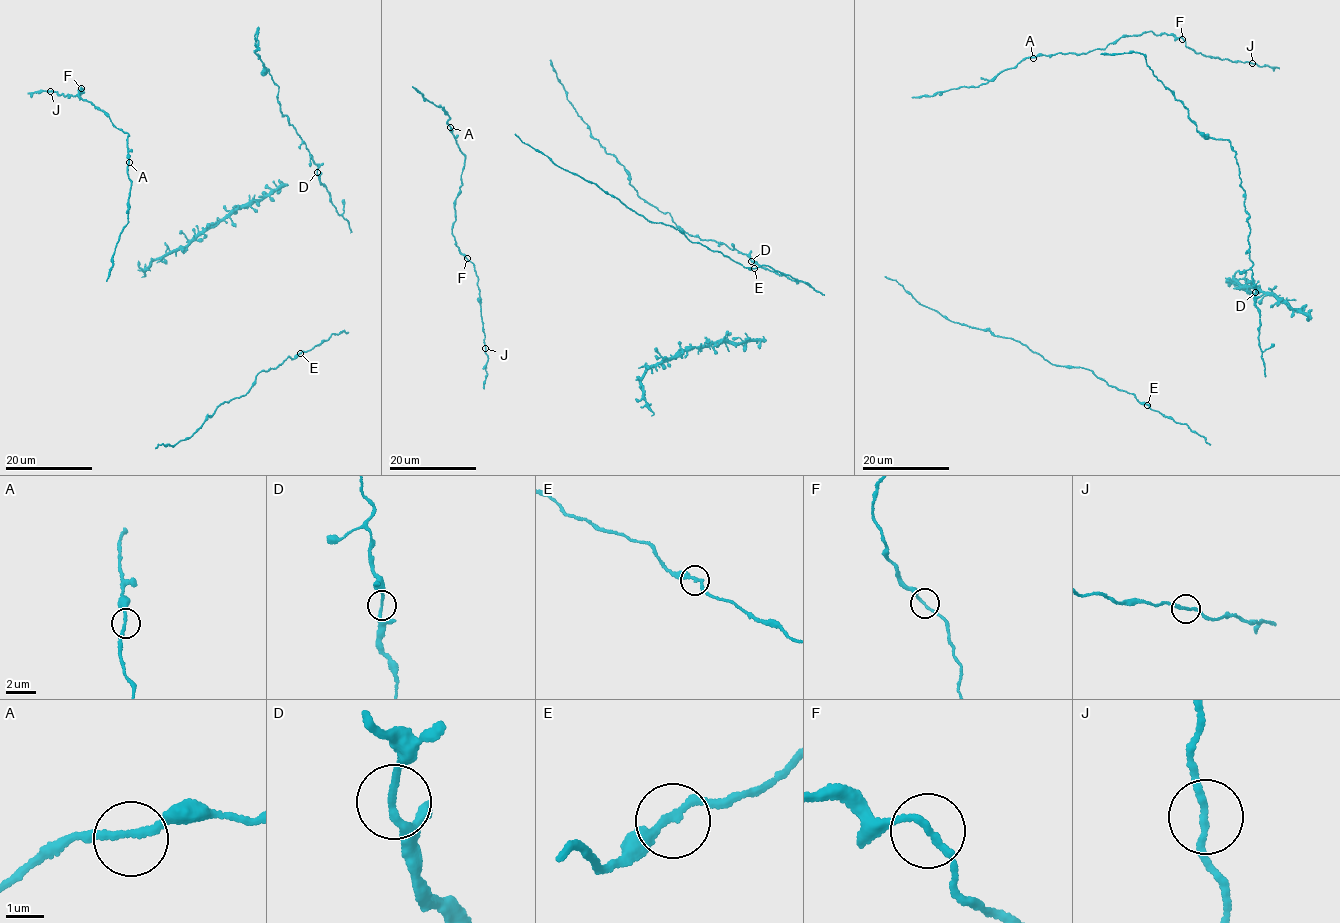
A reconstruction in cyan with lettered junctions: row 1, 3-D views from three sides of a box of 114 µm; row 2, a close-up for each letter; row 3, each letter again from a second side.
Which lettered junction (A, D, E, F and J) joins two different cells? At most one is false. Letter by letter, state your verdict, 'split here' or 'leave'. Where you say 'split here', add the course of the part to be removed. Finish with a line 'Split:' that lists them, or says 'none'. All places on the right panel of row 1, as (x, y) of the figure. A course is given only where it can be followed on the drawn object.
A: leave
D: leave
E: leave
F: leave
J: leave
Split: none

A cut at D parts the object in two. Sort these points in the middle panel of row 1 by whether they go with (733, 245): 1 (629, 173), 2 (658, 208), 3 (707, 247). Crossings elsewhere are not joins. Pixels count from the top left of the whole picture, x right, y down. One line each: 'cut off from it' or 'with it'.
1: with it
2: with it
3: cut off from it

